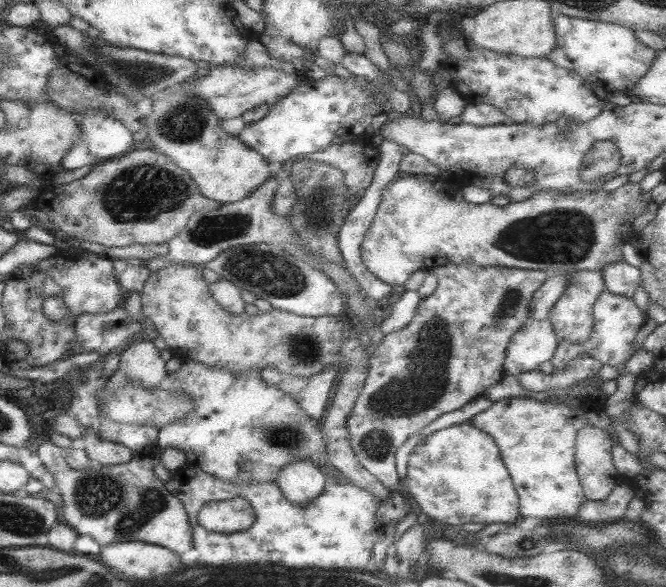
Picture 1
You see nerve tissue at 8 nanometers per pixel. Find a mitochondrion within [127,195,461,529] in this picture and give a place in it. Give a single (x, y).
(421, 384)

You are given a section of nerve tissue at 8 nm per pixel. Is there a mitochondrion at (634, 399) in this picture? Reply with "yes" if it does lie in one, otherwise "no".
no

